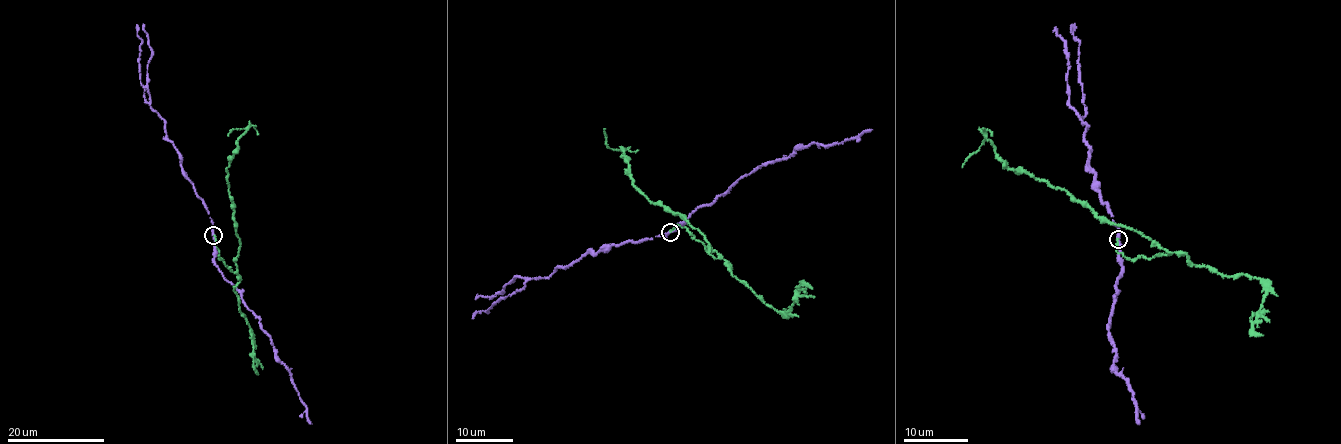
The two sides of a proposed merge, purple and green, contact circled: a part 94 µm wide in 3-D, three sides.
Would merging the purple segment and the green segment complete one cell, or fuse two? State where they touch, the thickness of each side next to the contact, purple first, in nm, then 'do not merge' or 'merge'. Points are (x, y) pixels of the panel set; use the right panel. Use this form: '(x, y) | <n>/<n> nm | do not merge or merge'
(1118, 239) | 280/160 nm | do not merge

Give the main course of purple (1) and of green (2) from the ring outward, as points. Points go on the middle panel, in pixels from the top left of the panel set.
1: (669, 231), (558, 266), (472, 318)
2: (669, 231), (676, 224), (688, 229), (718, 257), (700, 230), (633, 185), (628, 160), (609, 148), (604, 128)

